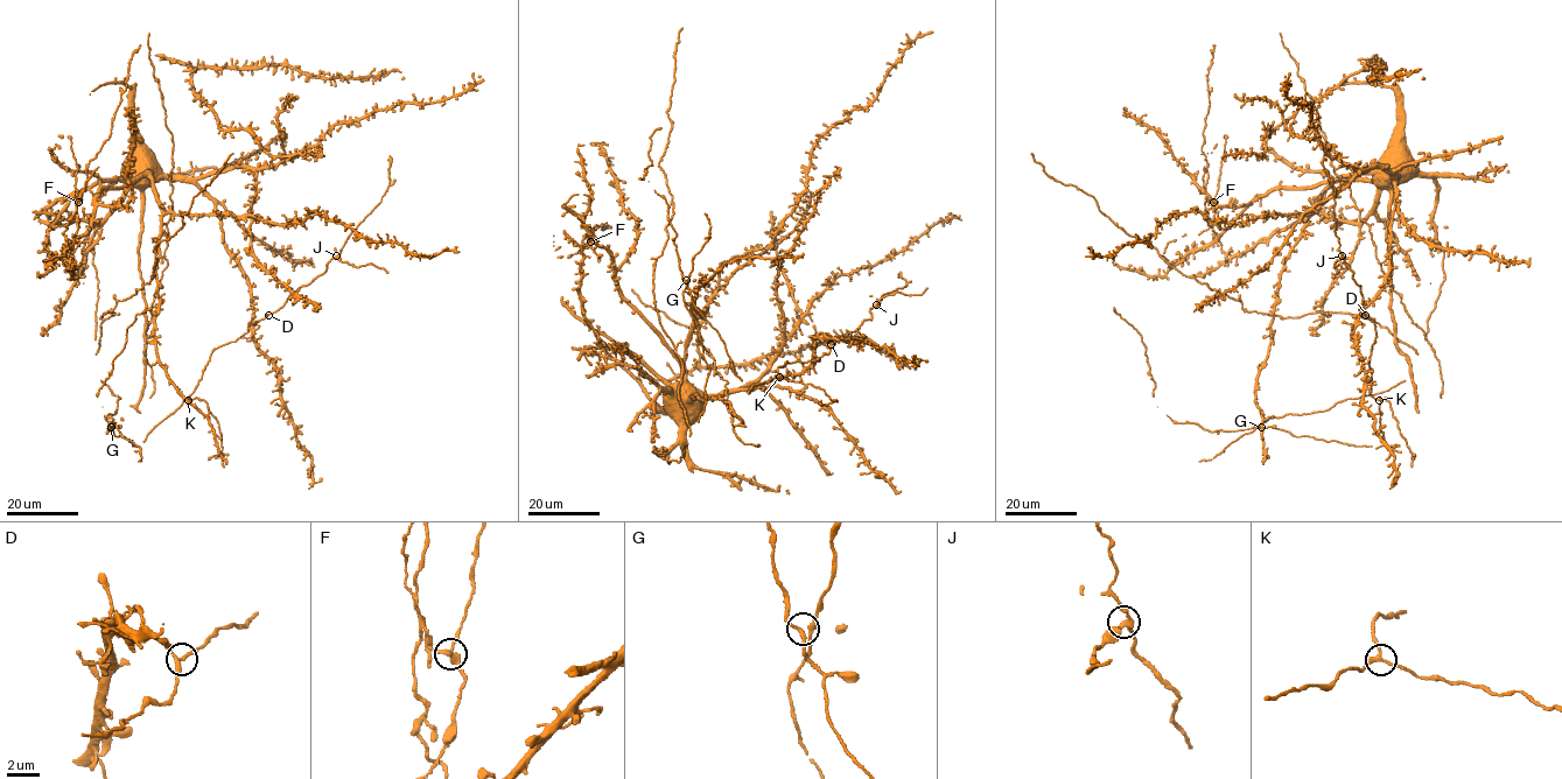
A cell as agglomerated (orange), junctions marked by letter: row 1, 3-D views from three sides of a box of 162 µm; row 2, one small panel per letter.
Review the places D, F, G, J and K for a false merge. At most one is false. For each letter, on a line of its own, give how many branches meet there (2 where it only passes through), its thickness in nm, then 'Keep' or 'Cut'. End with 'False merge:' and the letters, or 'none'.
D: Branches: 3. Thickness 240 nm. Keep
F: Branches: 3. Thickness 300 nm. Cut
G: Branches: 3. Thickness 190 nm. Keep
J: Branches: 3. Thickness 240 nm. Keep
K: Branches: 3. Thickness 220 nm. Keep
False merge: F

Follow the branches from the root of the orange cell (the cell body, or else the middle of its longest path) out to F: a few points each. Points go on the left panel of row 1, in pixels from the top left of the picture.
F: (139, 153), (148, 172), (124, 186), (104, 187), (89, 226), (71, 240), (62, 232), (78, 202)

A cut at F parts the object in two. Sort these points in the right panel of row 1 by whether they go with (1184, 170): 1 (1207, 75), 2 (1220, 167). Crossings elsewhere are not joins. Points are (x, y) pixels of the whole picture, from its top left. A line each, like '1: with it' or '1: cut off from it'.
1: cut off from it
2: with it

